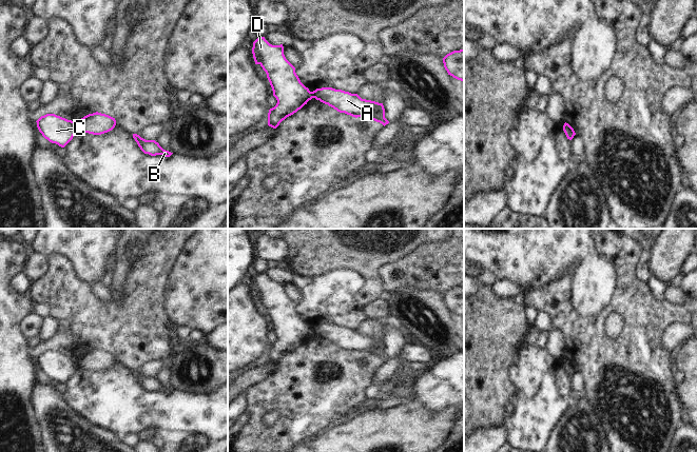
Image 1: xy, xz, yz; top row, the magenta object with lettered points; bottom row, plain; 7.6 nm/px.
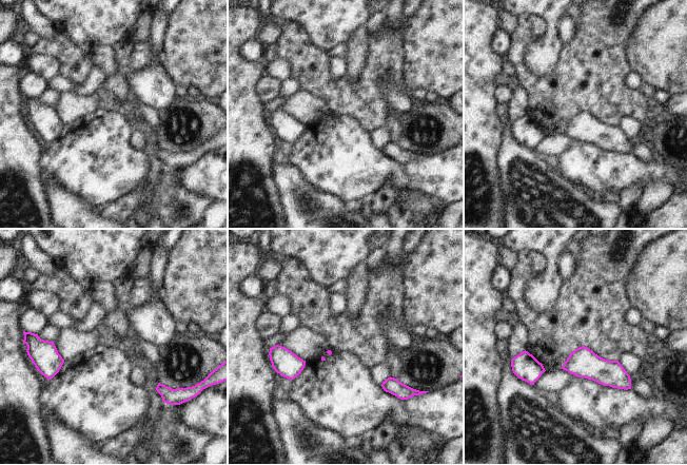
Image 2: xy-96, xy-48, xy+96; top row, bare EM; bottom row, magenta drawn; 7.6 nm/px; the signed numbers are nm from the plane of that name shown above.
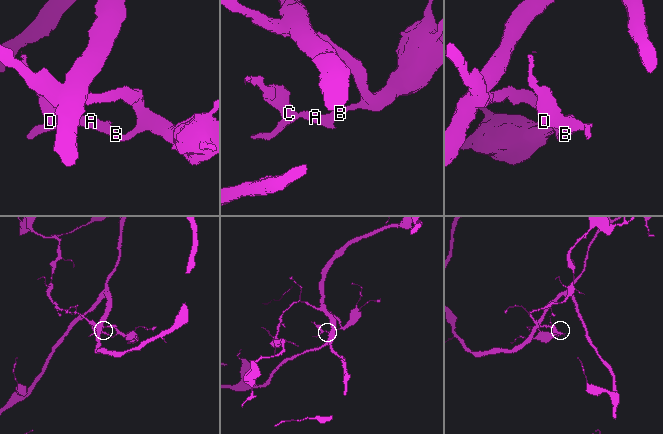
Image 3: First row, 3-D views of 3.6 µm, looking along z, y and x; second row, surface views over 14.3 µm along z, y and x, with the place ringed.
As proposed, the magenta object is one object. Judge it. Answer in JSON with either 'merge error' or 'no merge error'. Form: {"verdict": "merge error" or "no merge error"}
{"verdict": "merge error"}

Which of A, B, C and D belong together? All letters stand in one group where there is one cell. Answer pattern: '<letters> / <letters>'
A B / C D

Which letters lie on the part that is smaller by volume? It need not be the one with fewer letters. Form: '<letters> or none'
C, D

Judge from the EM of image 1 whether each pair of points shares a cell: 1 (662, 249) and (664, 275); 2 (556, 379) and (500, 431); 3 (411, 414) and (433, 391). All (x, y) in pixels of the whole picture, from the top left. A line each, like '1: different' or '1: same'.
1: same
2: different
3: different

